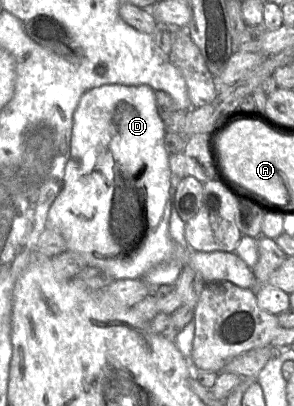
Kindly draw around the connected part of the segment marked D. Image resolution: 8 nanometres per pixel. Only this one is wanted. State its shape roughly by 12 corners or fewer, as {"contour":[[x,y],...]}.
{"contour":[[103,85],[73,115],[48,212],[114,280],[174,256],[155,90]]}

